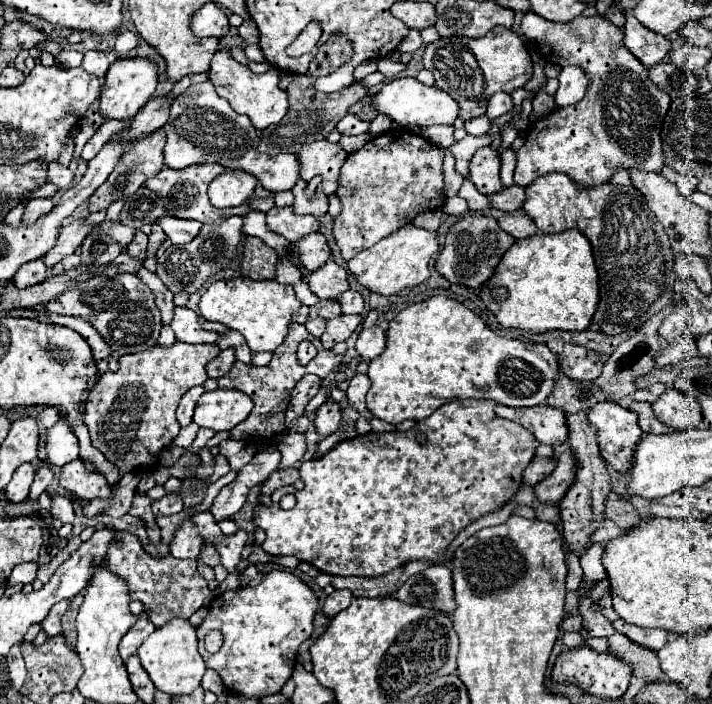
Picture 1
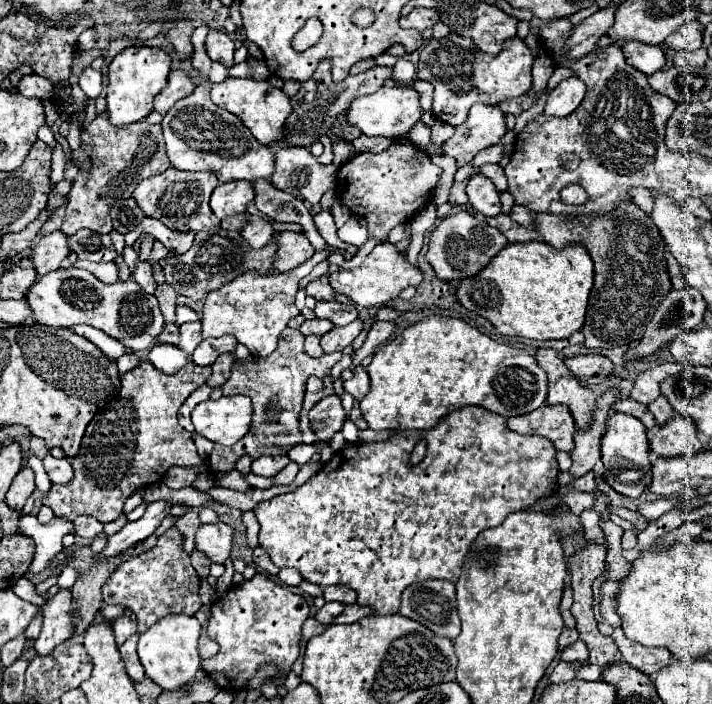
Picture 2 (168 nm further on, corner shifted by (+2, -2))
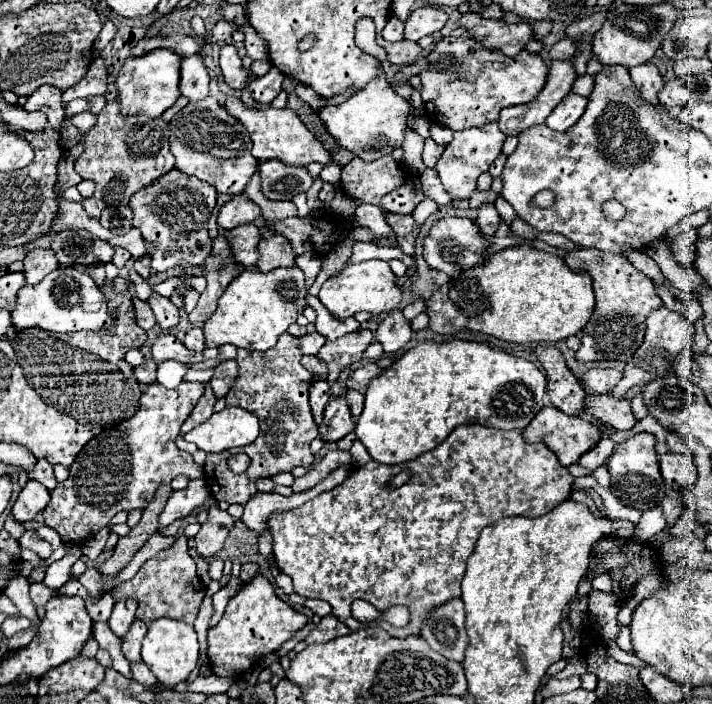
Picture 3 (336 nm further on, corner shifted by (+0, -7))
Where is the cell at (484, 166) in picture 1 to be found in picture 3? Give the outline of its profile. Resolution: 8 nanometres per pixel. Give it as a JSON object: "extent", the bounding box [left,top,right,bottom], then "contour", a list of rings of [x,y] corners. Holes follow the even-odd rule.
{"extent":[476,202,500,236],"contour":[[[488,202],[488,204],[482,204],[478,208],[478,220],[476,220],[476,224],[480,226],[484,236],[494,236],[496,228],[498,228],[498,222],[500,222],[500,214],[496,212],[494,204]]]}

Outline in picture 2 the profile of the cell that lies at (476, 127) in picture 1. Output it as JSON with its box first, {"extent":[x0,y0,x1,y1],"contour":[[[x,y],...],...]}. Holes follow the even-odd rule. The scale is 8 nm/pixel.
{"extent":[444,103,506,169],"contour":[[[476,103],[472,105],[468,119],[458,125],[454,135],[444,143],[444,155],[456,159],[460,169],[466,167],[478,151],[498,145],[504,135],[506,121],[500,107]]]}

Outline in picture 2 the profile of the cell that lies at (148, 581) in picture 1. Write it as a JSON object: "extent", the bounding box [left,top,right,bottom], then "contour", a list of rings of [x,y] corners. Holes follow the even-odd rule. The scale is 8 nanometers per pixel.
{"extent":[102,527,202,633],"contour":[[[172,527],[158,537],[158,545],[154,549],[128,559],[128,563],[122,563],[102,587],[102,595],[104,603],[118,603],[128,607],[136,615],[138,633],[144,633],[150,625],[168,613],[194,615],[202,607],[198,589],[200,577],[190,563],[190,555],[184,551],[182,533]]]}

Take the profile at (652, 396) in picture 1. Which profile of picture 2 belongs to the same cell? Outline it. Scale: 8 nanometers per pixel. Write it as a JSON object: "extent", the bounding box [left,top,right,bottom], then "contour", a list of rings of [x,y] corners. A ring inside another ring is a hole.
{"extent":[648,397,674,429],"contour":[[[658,397],[656,401],[652,401],[652,403],[648,405],[648,409],[652,411],[652,415],[654,415],[654,419],[656,419],[656,429],[664,427],[664,423],[674,415],[670,403],[668,403],[664,397]]]}

